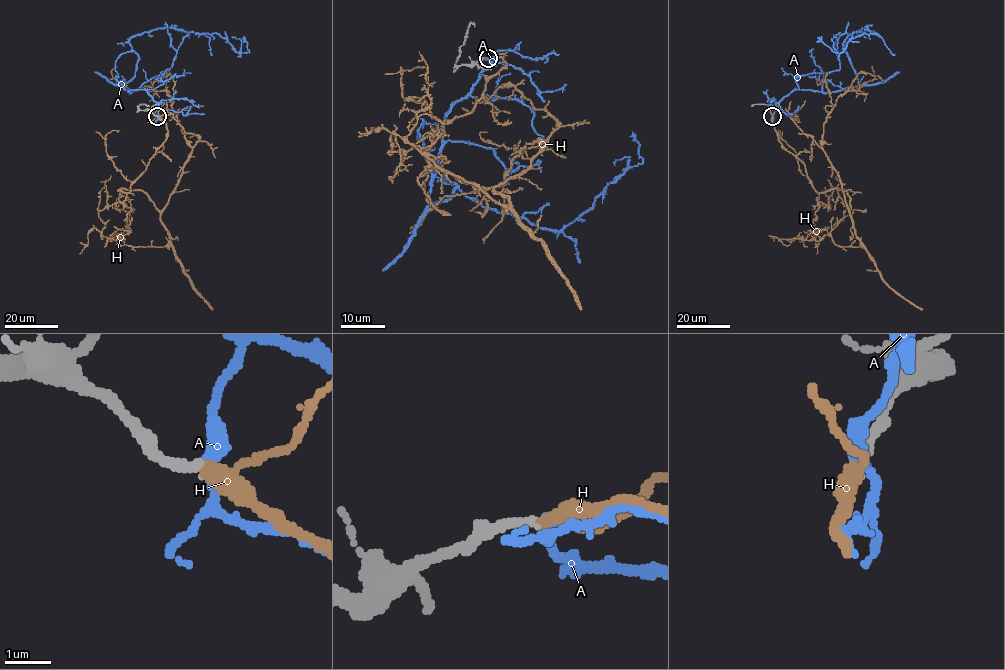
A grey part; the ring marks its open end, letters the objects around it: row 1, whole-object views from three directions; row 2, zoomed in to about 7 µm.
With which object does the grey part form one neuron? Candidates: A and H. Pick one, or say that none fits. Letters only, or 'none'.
H

